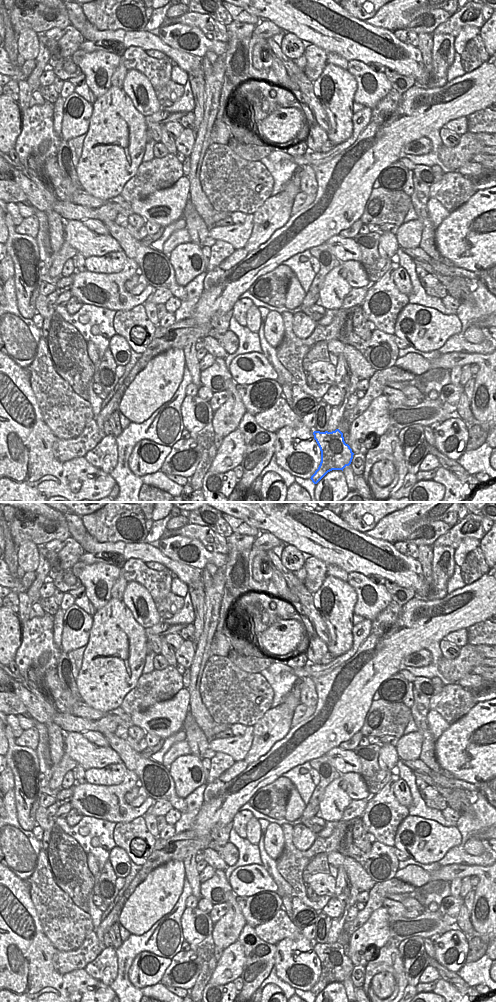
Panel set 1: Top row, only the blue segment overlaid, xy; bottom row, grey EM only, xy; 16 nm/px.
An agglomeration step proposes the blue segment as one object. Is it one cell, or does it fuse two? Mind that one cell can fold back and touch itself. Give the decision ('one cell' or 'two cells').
two cells

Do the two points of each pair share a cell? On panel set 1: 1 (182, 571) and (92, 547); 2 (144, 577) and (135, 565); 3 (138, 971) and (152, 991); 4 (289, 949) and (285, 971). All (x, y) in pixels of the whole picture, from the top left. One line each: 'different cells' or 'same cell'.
1: same cell
2: same cell
3: different cells
4: same cell

